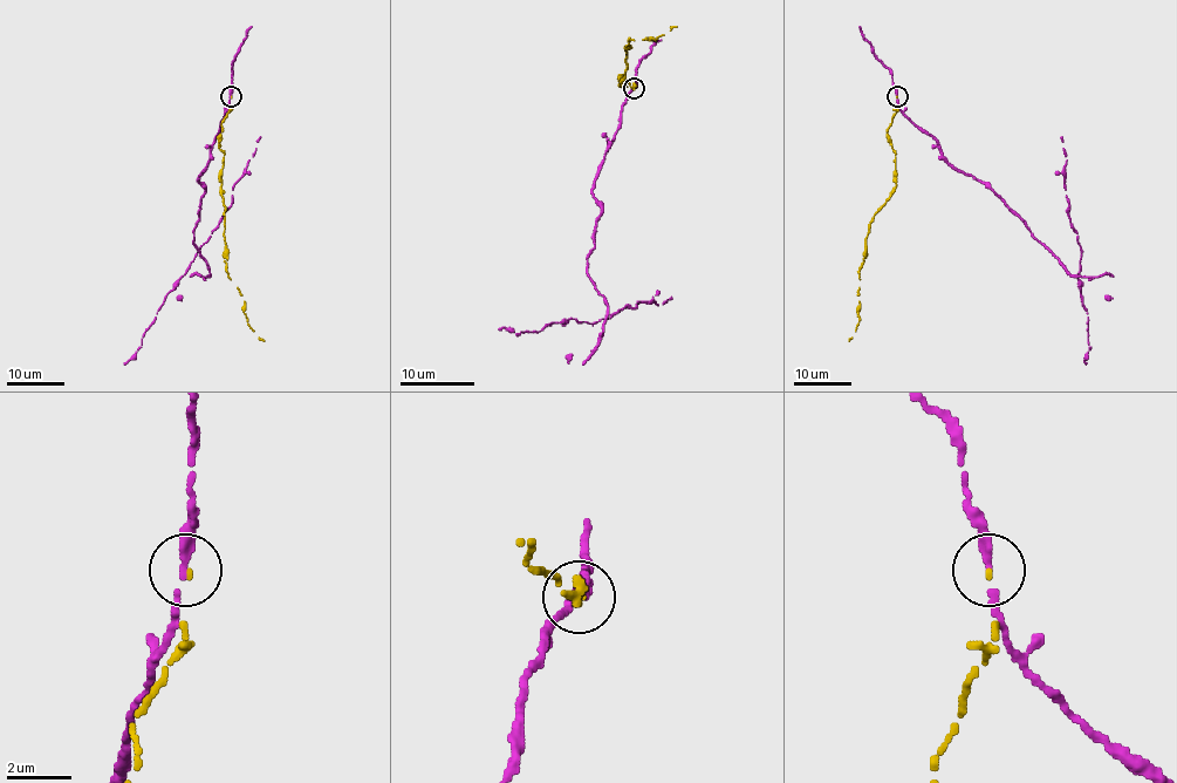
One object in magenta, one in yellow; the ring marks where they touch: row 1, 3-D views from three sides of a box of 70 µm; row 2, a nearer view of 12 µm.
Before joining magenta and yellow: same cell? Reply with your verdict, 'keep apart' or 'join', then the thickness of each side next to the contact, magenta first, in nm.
keep apart; calibres 240 and 90 nm

